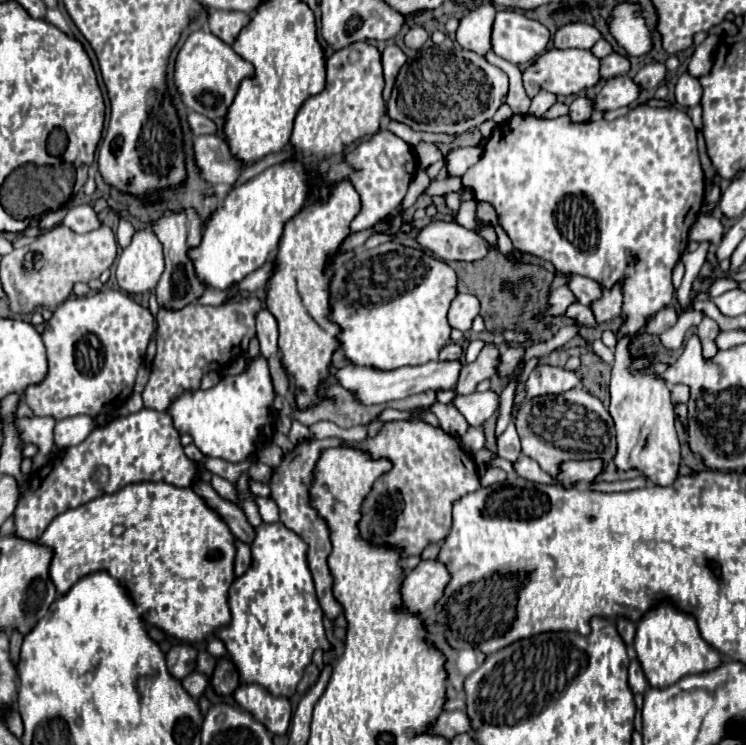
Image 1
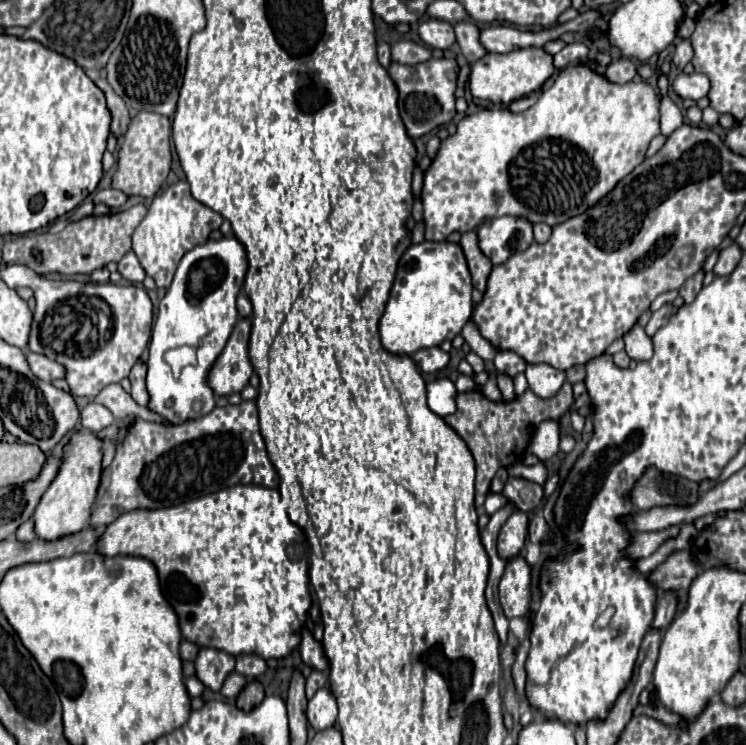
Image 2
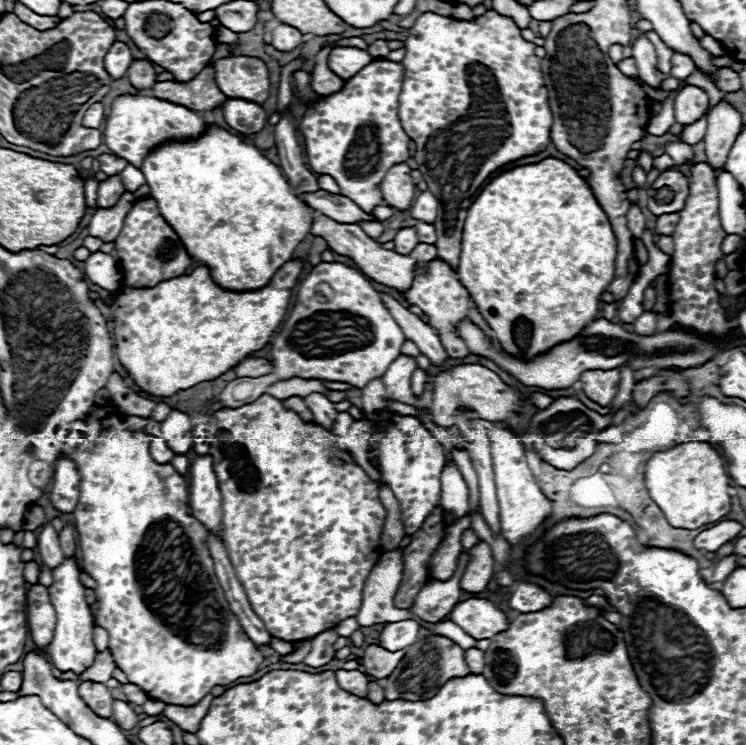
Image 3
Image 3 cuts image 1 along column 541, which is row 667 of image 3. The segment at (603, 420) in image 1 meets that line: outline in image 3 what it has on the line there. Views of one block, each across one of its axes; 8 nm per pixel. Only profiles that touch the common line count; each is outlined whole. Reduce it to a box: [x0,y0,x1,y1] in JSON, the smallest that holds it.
[384,636,468,700]

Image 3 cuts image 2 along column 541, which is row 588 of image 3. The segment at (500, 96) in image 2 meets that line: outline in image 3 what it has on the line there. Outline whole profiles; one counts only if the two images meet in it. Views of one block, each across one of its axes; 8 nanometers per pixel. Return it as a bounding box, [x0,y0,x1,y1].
[48,558,96,672]

